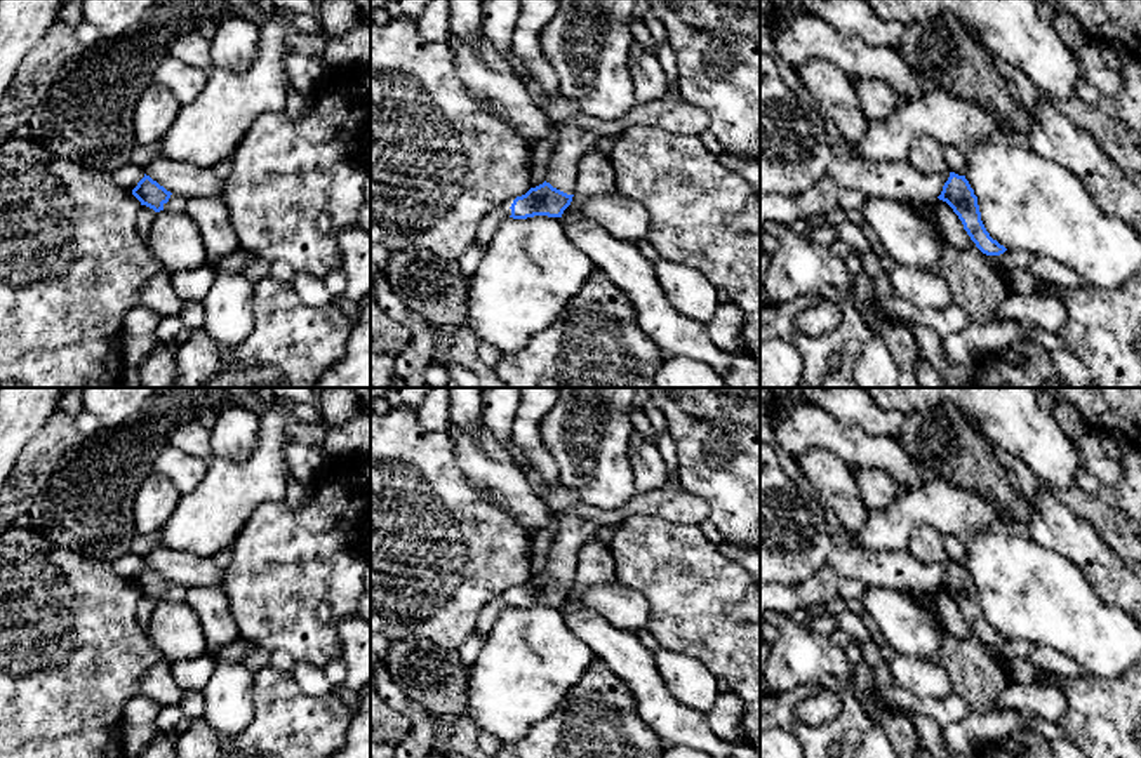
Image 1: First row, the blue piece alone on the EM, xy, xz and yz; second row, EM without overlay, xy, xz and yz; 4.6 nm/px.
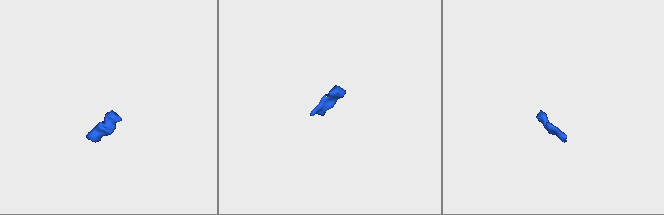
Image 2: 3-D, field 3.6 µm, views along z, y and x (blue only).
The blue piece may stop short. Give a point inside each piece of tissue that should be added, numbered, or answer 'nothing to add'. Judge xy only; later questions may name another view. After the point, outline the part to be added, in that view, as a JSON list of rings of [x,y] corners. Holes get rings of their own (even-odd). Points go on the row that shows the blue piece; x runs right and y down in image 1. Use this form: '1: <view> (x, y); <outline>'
1: xy (176, 202); [[[170,195],[169,202],[163,203],[163,210],[167,212],[183,212],[186,209],[188,200],[181,195]]]

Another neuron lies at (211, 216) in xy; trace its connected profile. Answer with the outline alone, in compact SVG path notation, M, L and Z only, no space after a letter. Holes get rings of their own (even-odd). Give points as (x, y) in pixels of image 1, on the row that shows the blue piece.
M195 196L188 200L184 212L200 231L207 250L205 263L217 271L217 263L240 247L224 200Z

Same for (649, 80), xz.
M644 50L638 57L630 57L628 71L637 103L659 101L668 94L668 78L656 54Z

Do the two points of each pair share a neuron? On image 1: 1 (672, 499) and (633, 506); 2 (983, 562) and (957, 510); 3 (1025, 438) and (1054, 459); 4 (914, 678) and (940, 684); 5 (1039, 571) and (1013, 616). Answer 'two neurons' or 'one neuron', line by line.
1: one neuron
2: two neurons
3: one neuron
4: one neuron
5: one neuron

